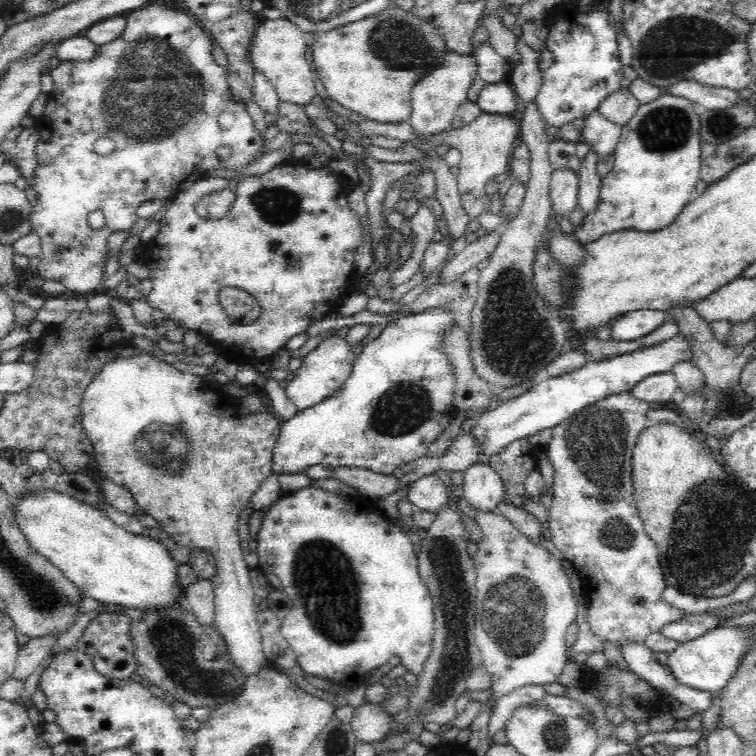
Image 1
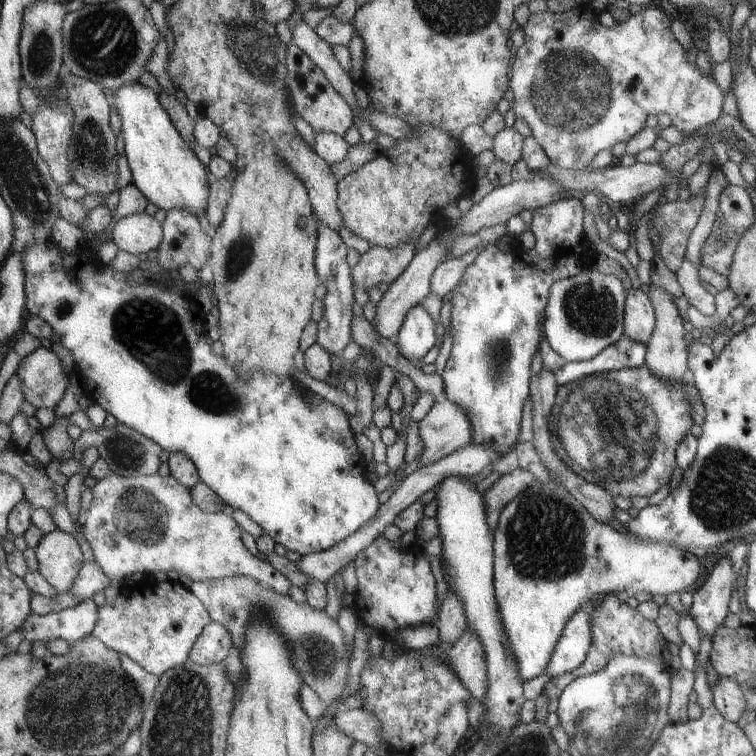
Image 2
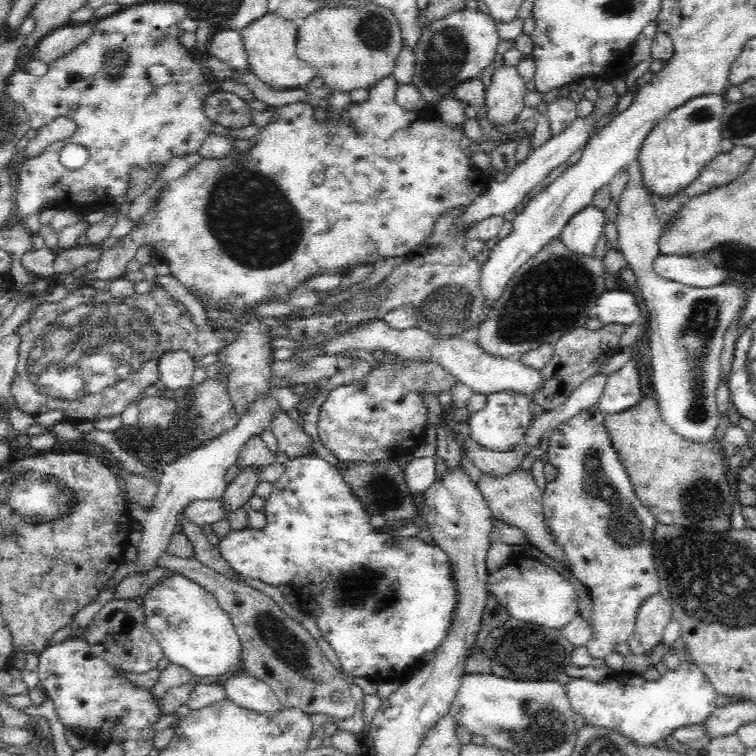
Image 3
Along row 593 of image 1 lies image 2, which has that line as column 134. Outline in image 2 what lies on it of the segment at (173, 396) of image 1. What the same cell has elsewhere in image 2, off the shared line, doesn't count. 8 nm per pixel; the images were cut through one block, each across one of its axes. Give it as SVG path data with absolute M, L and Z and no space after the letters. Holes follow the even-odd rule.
M131 214L117 220L112 229L112 241L120 250L134 255L156 250L162 242L162 226L155 217L142 214Z

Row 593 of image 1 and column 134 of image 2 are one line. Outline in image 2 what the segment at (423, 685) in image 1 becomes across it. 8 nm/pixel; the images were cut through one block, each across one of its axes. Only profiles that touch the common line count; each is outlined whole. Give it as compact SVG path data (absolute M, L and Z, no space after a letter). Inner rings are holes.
M116 423L113 428L88 428L83 430L82 435L75 441L74 457L81 458L82 452L90 446L98 450L102 457L110 466L112 472L123 477L137 477L140 475L153 475L160 472L160 452L163 448L154 439L148 438L145 434L140 434L137 430L132 430L129 426Z

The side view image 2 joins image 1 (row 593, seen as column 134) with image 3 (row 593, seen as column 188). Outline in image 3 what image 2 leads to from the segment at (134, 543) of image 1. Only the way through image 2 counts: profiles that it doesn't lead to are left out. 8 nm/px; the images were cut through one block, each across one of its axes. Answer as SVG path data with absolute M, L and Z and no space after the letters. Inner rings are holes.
M170 573L170 576L162 578L158 584L150 586L142 594L143 596L143 618L146 619L148 630L158 639L164 656L172 664L177 664L190 671L190 674L197 678L212 678L212 676L233 675L237 666L242 668L242 643L238 640L234 625L230 617L219 606L214 595L202 588L196 582L190 581L181 573Z

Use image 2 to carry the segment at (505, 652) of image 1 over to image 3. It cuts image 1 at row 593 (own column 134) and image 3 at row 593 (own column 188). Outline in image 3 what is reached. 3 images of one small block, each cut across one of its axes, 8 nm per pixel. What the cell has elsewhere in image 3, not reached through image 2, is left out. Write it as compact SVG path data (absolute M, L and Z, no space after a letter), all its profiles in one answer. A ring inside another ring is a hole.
M512 558L508 566L504 566L502 570L498 570L496 574L487 578L487 596L494 598L499 606L502 606L506 611L507 616L524 623L536 623L540 627L545 627L546 630L564 628L573 618L579 616L578 613L578 597L570 582L556 569L547 566L540 560L526 560L522 558Z

